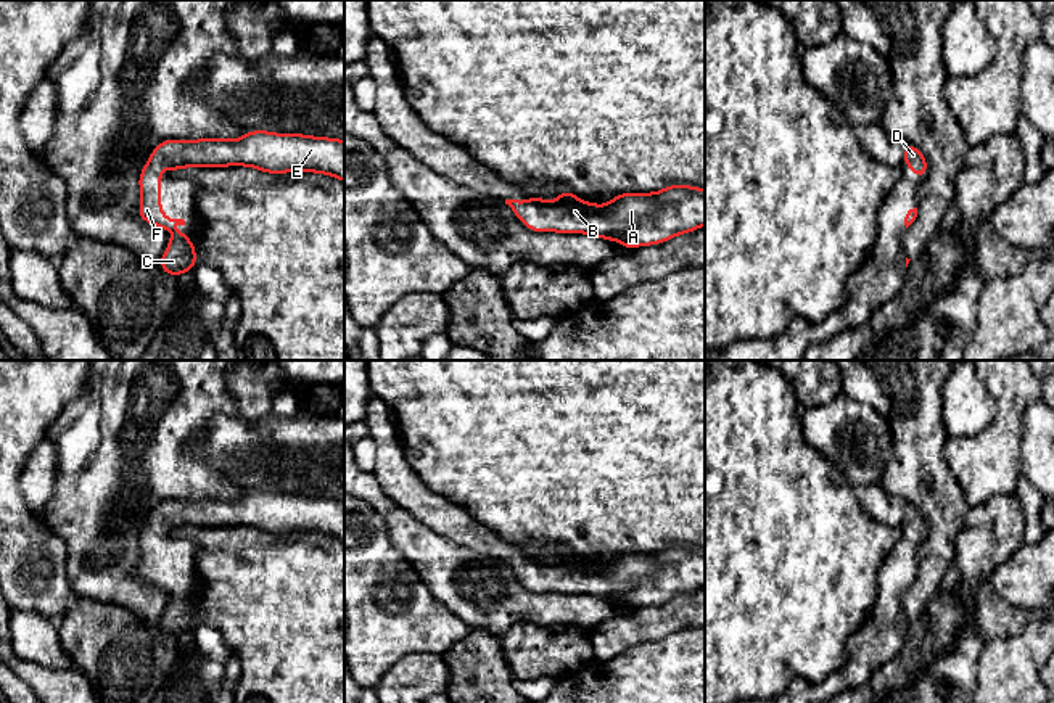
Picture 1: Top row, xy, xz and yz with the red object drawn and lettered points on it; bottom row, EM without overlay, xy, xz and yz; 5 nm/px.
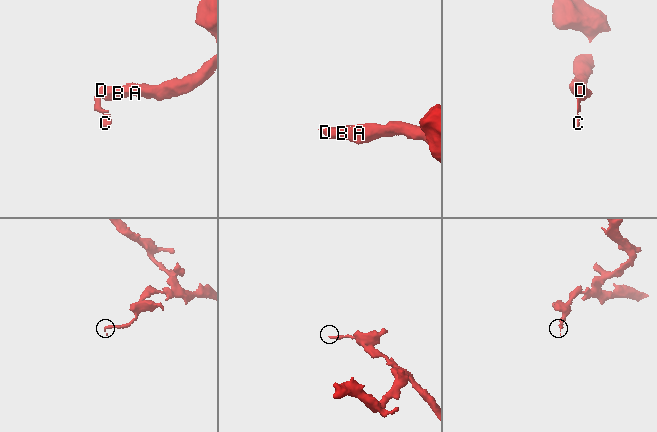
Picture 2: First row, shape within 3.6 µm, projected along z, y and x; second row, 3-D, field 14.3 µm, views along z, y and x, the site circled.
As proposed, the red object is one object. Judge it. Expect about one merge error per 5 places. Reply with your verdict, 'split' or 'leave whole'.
leave whole

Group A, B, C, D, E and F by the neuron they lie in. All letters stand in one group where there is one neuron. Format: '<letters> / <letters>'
A B C D E F

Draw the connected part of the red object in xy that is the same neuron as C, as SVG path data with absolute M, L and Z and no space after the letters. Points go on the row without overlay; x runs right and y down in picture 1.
M267 491L246 492L237 500L203 499L203 500L163 500L151 513L142 529L138 547L142 550L138 578L154 587L166 589L171 603L166 608L159 624L166 635L180 635L193 629L196 623L196 610L187 594L172 594L174 586L185 586L183 579L171 579L161 574L161 528L171 532L180 528L224 528L224 526L249 526L269 534L285 532L320 532L333 536L344 542L344 500L309 497L299 494L270 494Z

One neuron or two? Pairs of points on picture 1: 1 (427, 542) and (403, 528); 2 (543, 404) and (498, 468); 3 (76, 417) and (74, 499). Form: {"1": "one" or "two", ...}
{"1": "one", "2": "one", "3": "one"}

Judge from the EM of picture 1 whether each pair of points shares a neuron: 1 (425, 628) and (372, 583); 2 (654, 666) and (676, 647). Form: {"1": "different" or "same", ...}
{"1": "same", "2": "same"}

